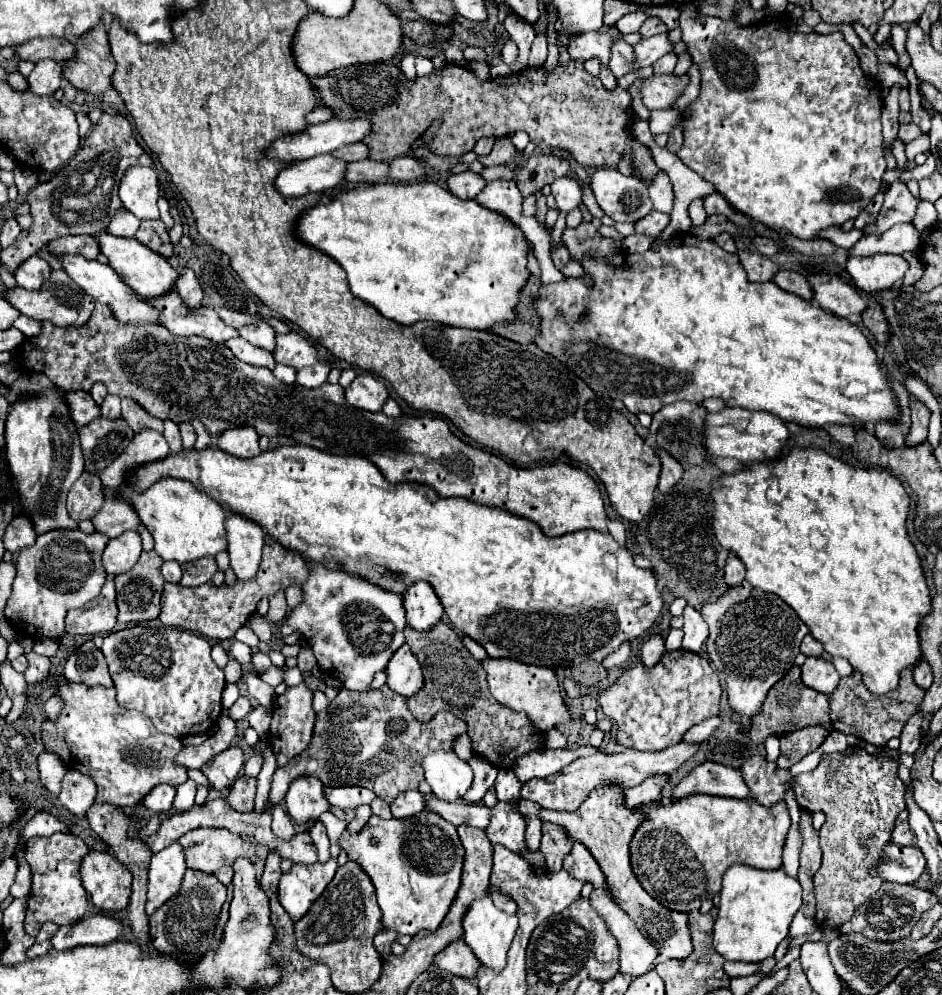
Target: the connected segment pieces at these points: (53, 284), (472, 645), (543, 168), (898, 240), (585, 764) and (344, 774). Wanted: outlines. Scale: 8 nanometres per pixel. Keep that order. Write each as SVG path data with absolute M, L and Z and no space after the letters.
M52 271L50 281L46 281L42 285L42 289L38 291L26 291L22 287L18 289L8 289L6 295L8 303L12 303L22 315L28 315L36 321L52 321L60 327L72 327L72 325L84 325L84 321L88 321L88 317L94 311L94 301L92 297L88 297L82 289L78 289L74 285L74 281L68 277L68 273L64 271Z
M462 637L462 641L464 641L466 649L472 653L472 657L474 657L474 659L478 659L478 661L488 659L488 653L484 653L484 649L482 649L476 641L470 641L470 637Z
M536 151L518 169L516 183L518 183L518 189L522 191L522 195L528 197L528 195L536 193L538 189L542 189L544 185L550 185L552 181L556 181L568 173L570 173L570 161L566 161L558 155L552 155L552 153Z
M900 223L880 235L864 235L852 249L852 255L868 257L876 253L906 253L920 247L920 231L912 223Z
M678 743L664 751L636 751L636 749L624 749L624 753L614 755L592 755L592 757L580 757L572 761L568 767L564 767L560 773L554 773L546 779L530 779L522 785L522 799L530 799L538 803L544 809L556 809L556 811L576 811L578 805L584 803L588 797L588 791L604 787L604 785L616 785L620 789L632 789L640 785L644 779L652 775L670 775L676 771L686 759L690 759L696 753L698 745L686 745Z
M388 685L364 693L342 687L336 699L318 713L312 741L304 753L296 755L278 771L274 757L264 759L266 763L258 775L256 809L268 811L268 805L274 807L282 803L288 785L294 779L308 775L320 779L326 787L358 785L372 789L386 803L392 803L404 791L416 791L420 781L424 781L422 759L432 751L454 751L454 741L466 733L466 725L460 717L444 711L436 713L432 721L420 723L412 717L406 703L408 699L388 689Z

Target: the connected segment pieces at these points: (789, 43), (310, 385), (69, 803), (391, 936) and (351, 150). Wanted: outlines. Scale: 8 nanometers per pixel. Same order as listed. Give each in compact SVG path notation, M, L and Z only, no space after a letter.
M672 1L672 7L680 11L680 29L682 29L682 39L688 45L688 53L692 55L694 63L702 71L702 89L698 99L690 105L688 111L688 121L684 123L684 145L676 153L684 165L694 169L702 179L710 181L740 213L752 217L754 221L764 223L766 227L774 229L786 229L798 239L814 239L820 231L828 227L838 227L848 219L854 219L866 205L868 201L878 193L882 175L886 171L886 161L882 155L882 133L880 133L880 109L882 109L882 97L880 97L880 87L862 75L858 57L854 49L844 41L844 35L830 33L830 35L802 35L794 33L788 29L786 19L768 19L758 25L750 27L740 27L734 25L732 21L724 21L720 17L706 17L706 15L696 15L698 9L692 1Z
M326 363L304 367L296 375L296 383L306 389L316 389L328 381L328 373L330 373L330 367Z
M70 769L62 779L62 789L60 789L58 801L72 815L84 819L88 809L96 801L96 783L90 777L84 777L82 773L76 773L76 769Z
M382 931L382 933L378 933L376 935L376 939L374 939L374 945L376 945L376 949L382 953L382 957L388 957L388 955L392 955L392 943L396 943L398 941L398 933L394 933L394 931Z
M354 143L354 145L342 147L342 149L338 149L338 153L334 153L334 157L344 159L344 161L362 161L362 159L368 159L368 155L370 155L370 149L364 143Z

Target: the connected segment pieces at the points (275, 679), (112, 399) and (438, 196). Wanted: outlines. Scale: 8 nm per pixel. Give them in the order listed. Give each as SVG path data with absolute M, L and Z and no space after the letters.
M272 665L266 673L262 673L260 675L268 685L272 685L272 687L276 687L276 685L280 685L282 681L284 681L284 667L276 667L276 665Z
M106 395L106 399L104 399L104 403L102 403L100 409L102 409L104 417L110 417L110 419L120 417L120 397Z
M378 183L378 185L360 185L356 189L344 191L340 197L334 197L330 203L326 203L326 205L318 203L316 207L308 209L308 213L304 213L298 219L296 235L304 243L314 245L322 253L336 259L346 271L350 291L356 297L360 297L362 301L376 307L384 317L394 319L400 325L412 325L416 321L436 321L436 323L450 325L450 327L488 331L496 323L512 323L516 319L516 307L520 301L520 293L530 279L530 271L526 265L528 265L528 253L532 251L532 243L524 237L520 227L514 225L506 215L486 209L480 203L476 203L474 199L460 199L454 193L448 193L448 189L438 187L434 183Z

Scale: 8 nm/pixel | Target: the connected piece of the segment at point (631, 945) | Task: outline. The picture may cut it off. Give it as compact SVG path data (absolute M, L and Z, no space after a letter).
M600 889L590 893L592 907L606 919L608 929L620 943L620 973L628 973L632 977L640 977L654 967L658 957L656 945L646 941L636 929L636 923Z

